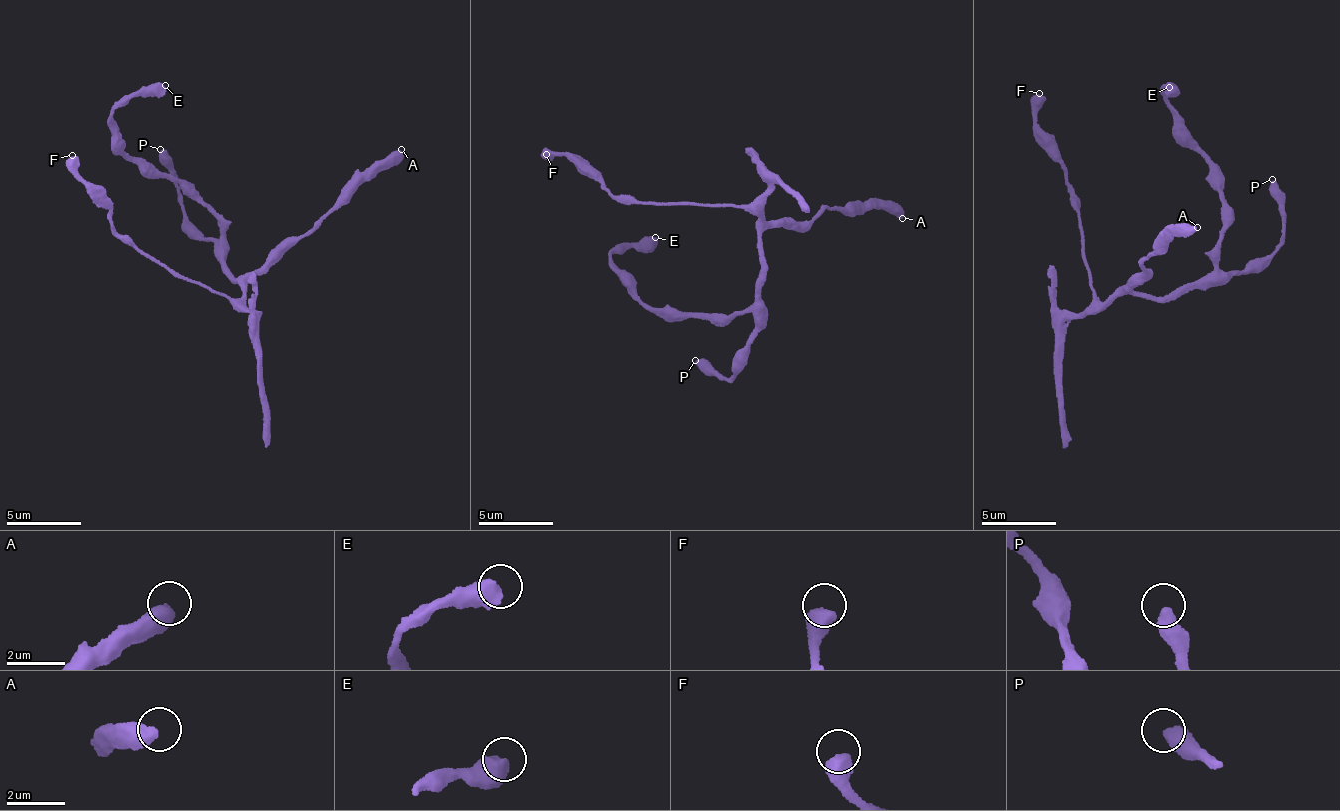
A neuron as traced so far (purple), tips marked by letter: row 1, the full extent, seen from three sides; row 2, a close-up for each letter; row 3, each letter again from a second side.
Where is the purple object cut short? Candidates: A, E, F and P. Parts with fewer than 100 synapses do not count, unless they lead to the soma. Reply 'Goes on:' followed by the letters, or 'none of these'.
Goes on: none of these

